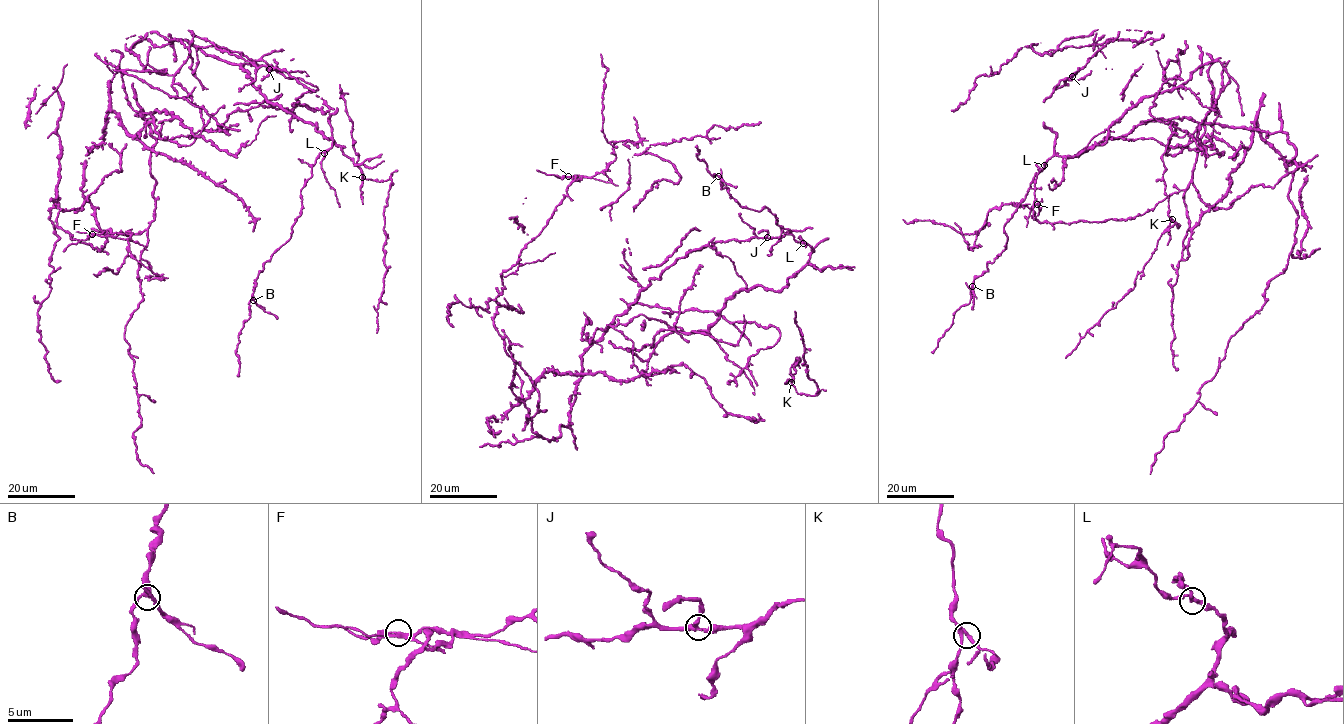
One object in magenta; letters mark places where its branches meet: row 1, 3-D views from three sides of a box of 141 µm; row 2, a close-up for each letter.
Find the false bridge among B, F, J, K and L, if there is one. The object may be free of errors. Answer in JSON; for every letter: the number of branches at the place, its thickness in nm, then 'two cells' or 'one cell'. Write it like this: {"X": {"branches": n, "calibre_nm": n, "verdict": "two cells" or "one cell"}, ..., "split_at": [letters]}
{"B": {"branches": 3, "calibre_nm": 260, "verdict": "one cell"}, "F": {"branches": 3, "calibre_nm": 240, "verdict": "one cell"}, "J": {"branches": 3, "calibre_nm": 200, "verdict": "one cell"}, "K": {"branches": 3, "calibre_nm": 200, "verdict": "two cells"}, "L": {"branches": 3, "calibre_nm": 190, "verdict": "one cell"}, "split_at": ["K"]}

